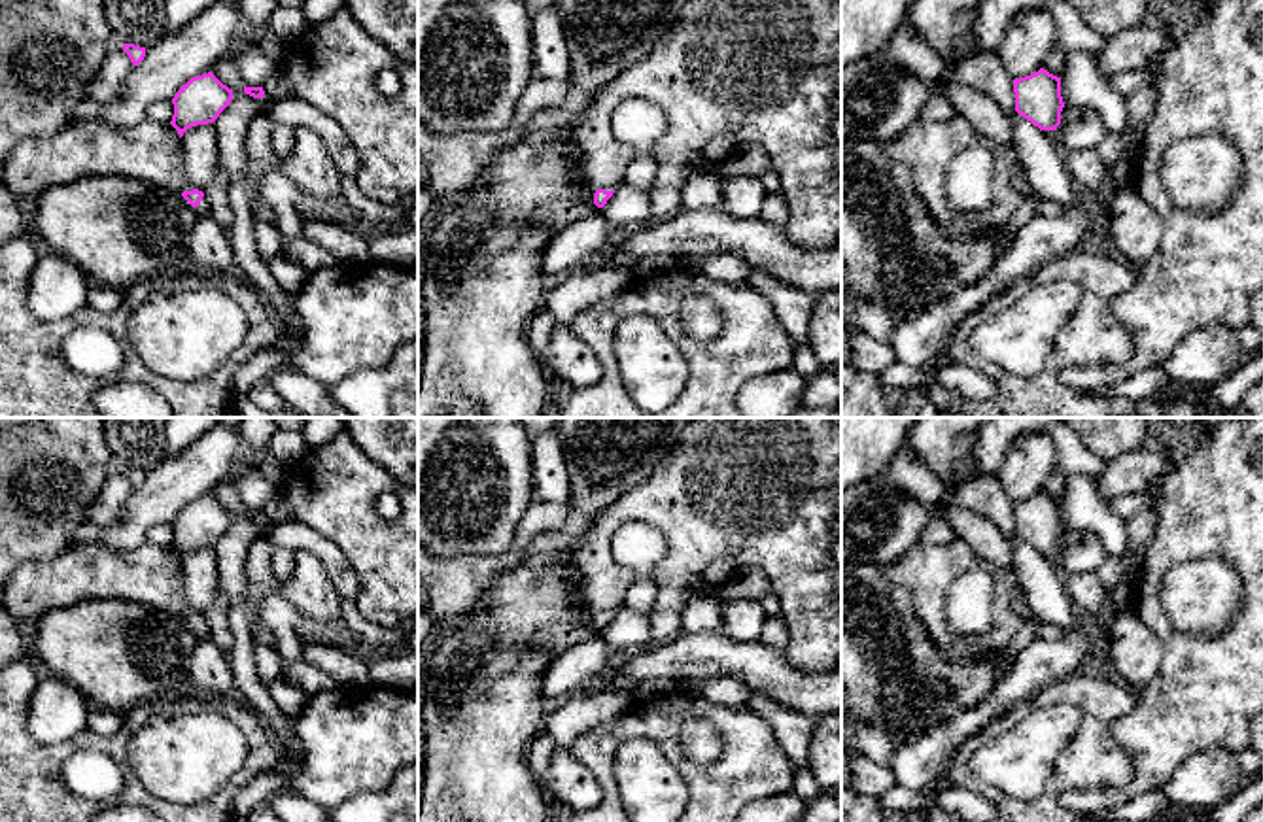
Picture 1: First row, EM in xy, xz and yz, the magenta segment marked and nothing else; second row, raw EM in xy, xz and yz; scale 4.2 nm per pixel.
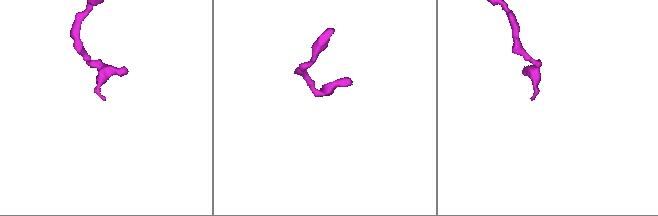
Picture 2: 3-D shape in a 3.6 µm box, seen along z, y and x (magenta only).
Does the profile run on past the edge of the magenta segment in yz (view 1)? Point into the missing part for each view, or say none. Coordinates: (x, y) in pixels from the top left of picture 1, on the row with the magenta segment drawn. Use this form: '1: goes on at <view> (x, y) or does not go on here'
1: does not go on here

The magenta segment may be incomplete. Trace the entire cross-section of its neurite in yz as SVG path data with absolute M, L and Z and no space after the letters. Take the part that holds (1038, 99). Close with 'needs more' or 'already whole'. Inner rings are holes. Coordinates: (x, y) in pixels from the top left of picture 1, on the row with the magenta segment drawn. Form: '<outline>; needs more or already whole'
M1040 68L1038 72L1013 79L1015 111L1040 130L1057 130L1064 108L1061 77Z; already whole

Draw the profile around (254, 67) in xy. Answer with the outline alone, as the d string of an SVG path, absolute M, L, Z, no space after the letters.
M253 45L231 59L246 87L261 87L267 77L280 72L280 68L265 55L259 45Z

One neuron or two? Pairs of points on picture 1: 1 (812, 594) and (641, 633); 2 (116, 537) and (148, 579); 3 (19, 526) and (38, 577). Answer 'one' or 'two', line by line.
1: two
2: two
3: two

